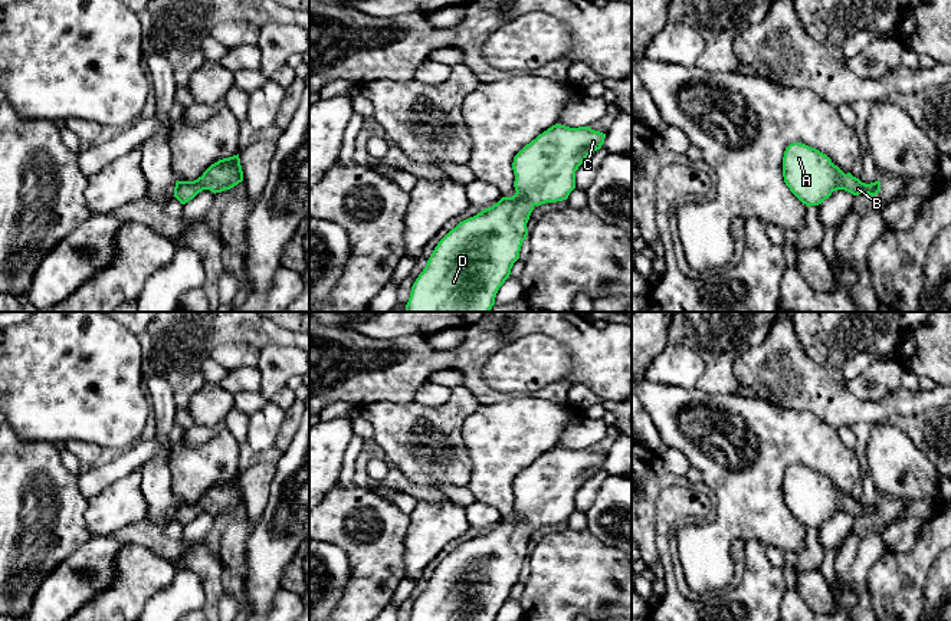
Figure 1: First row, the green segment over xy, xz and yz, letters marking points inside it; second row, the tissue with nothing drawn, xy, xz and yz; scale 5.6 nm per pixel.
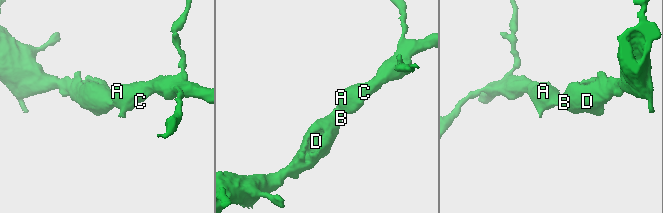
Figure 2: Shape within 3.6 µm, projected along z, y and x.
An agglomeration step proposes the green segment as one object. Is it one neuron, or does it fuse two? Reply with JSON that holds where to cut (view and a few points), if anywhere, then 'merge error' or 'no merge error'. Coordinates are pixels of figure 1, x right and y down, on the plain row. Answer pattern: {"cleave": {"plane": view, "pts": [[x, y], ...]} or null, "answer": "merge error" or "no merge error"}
{"cleave": null, "answer": "no merge error"}

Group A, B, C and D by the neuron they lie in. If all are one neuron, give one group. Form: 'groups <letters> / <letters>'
groups A B C D

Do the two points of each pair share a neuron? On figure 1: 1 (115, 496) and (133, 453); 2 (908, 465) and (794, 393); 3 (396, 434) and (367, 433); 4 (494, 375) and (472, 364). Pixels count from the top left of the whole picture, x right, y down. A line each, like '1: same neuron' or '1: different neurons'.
1: different neurons
2: different neurons
3: different neurons
4: different neurons

